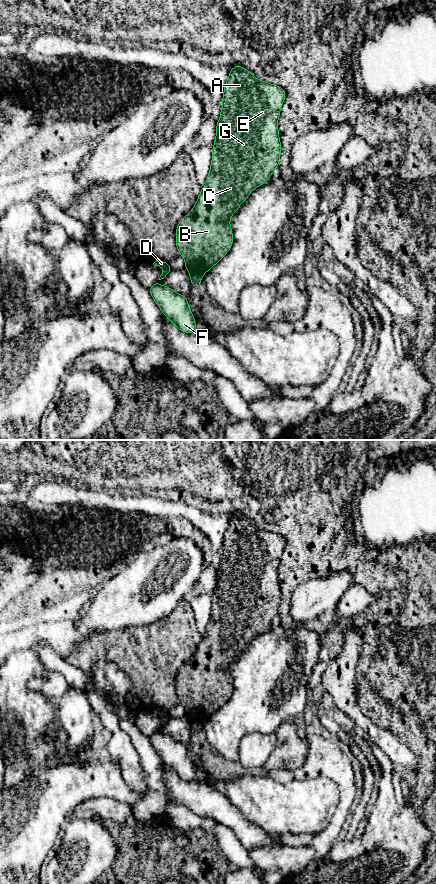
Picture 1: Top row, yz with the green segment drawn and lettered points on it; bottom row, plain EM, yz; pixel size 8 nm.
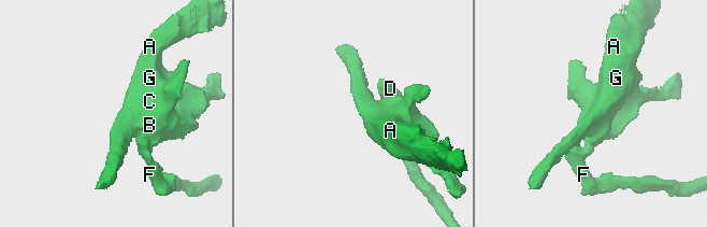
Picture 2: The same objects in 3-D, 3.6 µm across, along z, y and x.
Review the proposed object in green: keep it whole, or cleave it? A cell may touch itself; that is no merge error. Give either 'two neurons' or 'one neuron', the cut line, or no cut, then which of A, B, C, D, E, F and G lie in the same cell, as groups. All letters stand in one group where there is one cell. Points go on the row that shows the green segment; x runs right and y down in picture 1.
two neurons | yz (190, 274), (199, 274), (201, 276) | A B C E G / D F

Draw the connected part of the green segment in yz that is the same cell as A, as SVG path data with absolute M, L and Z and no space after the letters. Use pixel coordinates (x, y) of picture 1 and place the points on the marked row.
M235 65L229 71L229 77L224 86L220 118L216 124L216 137L206 185L201 188L194 207L180 220L175 231L177 250L184 258L185 269L190 275L203 276L230 251L233 244L231 216L238 211L238 207L255 188L262 186L270 179L271 174L278 167L281 156L278 119L285 98L285 89L257 79L240 65Z

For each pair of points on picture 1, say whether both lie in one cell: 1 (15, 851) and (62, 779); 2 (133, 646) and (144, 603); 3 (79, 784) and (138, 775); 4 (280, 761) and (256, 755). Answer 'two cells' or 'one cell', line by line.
1: one cell
2: two cells
3: two cells
4: two cells

